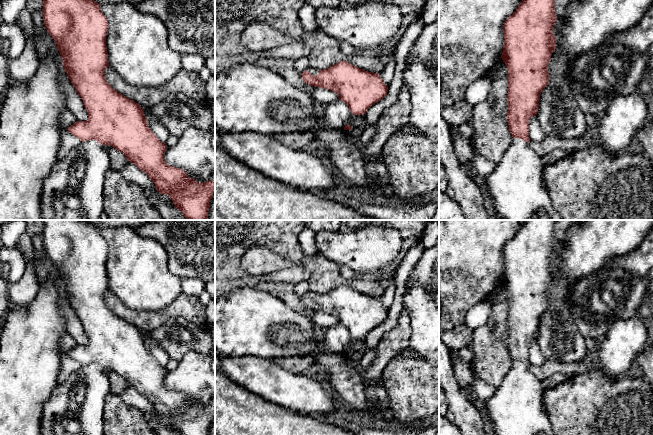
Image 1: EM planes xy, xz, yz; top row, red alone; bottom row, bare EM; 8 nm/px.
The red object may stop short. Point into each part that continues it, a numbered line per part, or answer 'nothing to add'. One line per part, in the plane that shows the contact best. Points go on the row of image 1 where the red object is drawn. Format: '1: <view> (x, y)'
1: xy (73, 190)

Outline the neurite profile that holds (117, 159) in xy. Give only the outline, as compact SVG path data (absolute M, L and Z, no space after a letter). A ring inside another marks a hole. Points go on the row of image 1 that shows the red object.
M104 145L104 149L110 159L110 169L120 171L128 161L126 156L110 145Z

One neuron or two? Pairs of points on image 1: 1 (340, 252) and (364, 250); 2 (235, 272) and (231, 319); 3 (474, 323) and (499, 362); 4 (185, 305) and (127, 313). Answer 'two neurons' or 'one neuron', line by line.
1: one neuron
2: two neurons
3: two neurons
4: one neuron

